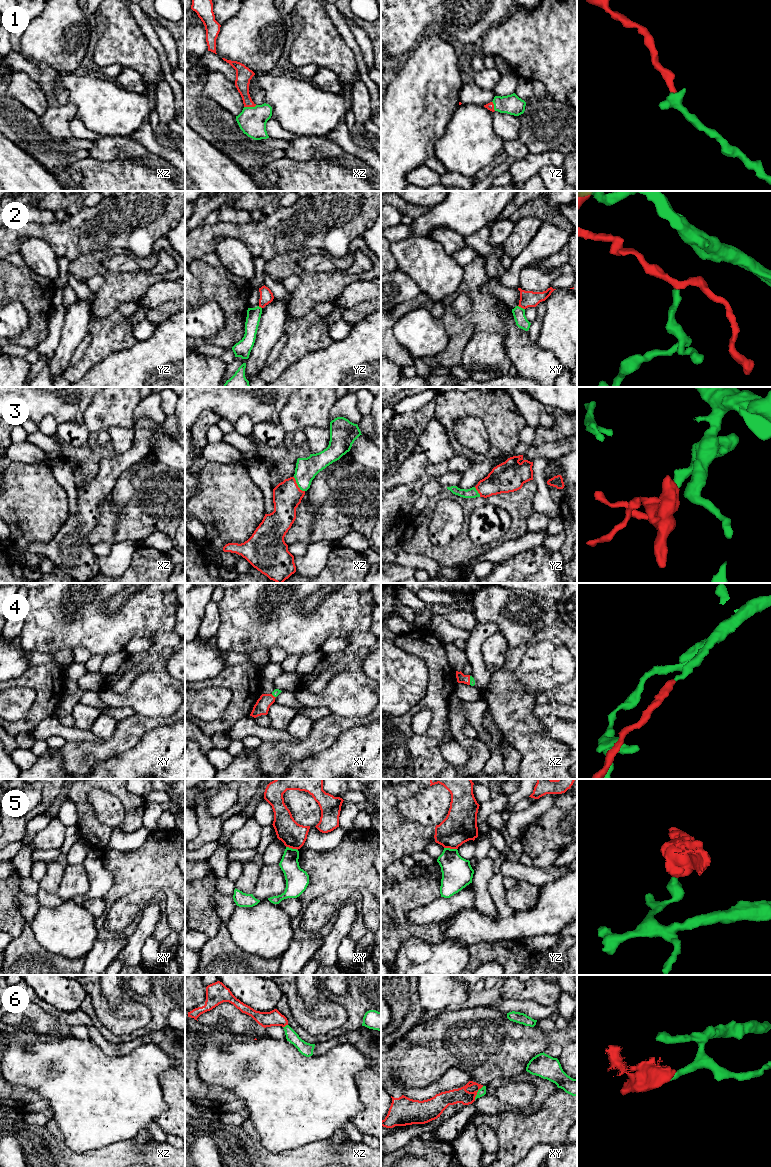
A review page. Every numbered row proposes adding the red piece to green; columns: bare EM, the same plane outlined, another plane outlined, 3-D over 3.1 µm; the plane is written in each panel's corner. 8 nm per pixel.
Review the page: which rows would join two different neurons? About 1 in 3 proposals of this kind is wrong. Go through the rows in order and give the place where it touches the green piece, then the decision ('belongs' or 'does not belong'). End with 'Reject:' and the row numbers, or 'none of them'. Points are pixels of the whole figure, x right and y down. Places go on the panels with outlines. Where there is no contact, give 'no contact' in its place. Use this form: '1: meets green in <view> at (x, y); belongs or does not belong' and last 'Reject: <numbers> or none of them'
1: meets green in xz at (250, 107); belongs
2: meets green in xy at (520, 307); does not belong
3: meets green in xz at (297, 484); belongs
4: meets green in xz at (470, 680); belongs
5: meets green in yz at (449, 848); does not belong
6: meets green in xy at (477, 1092); does not belong
Reject: 2, 5, 6

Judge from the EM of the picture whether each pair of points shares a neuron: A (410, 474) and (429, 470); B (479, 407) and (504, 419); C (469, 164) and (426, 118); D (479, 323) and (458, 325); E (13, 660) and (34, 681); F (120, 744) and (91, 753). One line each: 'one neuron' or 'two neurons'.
A: one neuron
B: one neuron
C: two neurons
D: one neuron
E: two neurons
F: one neuron

